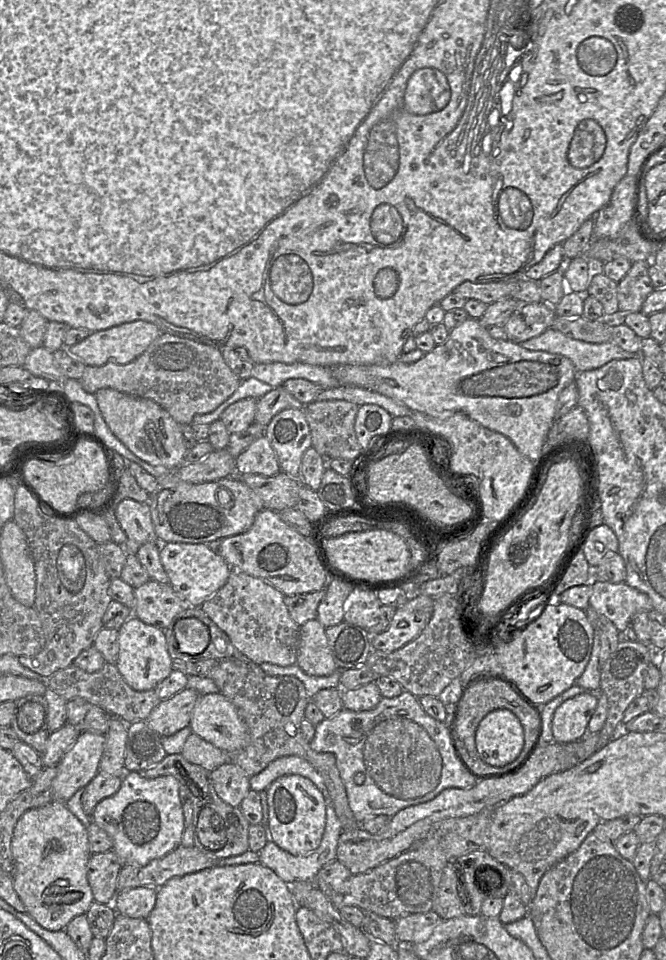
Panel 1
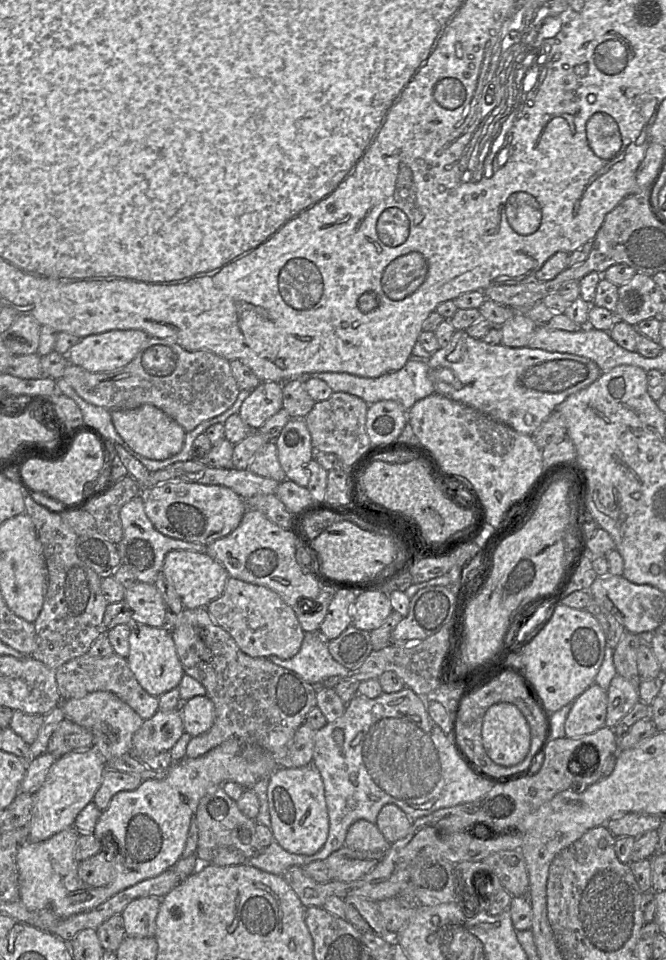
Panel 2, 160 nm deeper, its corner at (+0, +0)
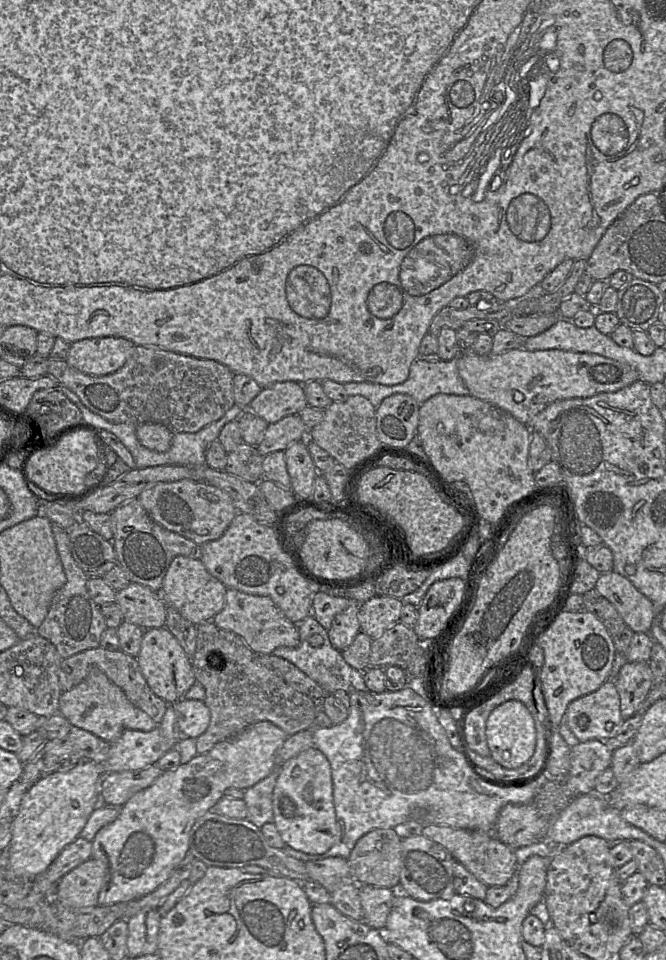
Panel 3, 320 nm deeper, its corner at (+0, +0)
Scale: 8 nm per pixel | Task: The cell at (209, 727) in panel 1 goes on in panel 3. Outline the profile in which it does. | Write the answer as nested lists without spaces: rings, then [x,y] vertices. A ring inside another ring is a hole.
[[[181,699],[174,704],[174,708],[183,737],[196,739],[207,730],[210,710],[204,701]]]

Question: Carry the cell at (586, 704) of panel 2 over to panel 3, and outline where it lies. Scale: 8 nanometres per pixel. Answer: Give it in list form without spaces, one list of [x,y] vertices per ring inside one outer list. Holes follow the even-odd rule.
[[[607,680],[596,691],[573,700],[567,707],[564,722],[579,742],[605,741],[616,736],[624,719],[613,680]]]

